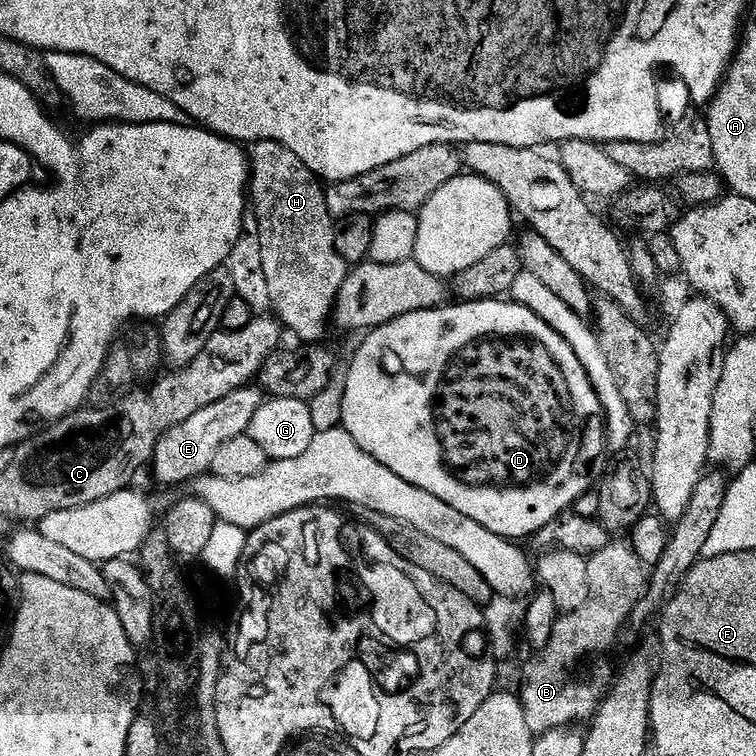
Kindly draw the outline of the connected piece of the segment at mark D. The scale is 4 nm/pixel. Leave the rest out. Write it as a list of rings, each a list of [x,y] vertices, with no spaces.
[[[508,298],[452,302],[442,308],[431,308],[414,314],[406,314],[402,318],[394,318],[380,328],[371,329],[365,336],[368,337],[361,342],[360,349],[357,350],[356,357],[353,358],[352,365],[349,366],[348,372],[346,371],[344,376],[346,394],[342,398],[342,427],[345,432],[350,434],[350,438],[354,438],[354,442],[358,442],[358,446],[362,446],[362,450],[366,450],[366,454],[370,454],[375,460],[382,462],[382,466],[394,470],[394,474],[398,474],[398,478],[406,478],[406,482],[426,490],[426,494],[434,494],[434,498],[442,498],[442,502],[446,502],[446,506],[454,506],[454,510],[458,510],[458,514],[466,514],[466,518],[474,518],[474,522],[478,522],[478,526],[486,526],[486,530],[504,536],[513,542],[523,541],[523,536],[525,538],[535,536],[538,530],[542,530],[542,526],[546,526],[551,520],[557,520],[560,513],[571,509],[573,502],[583,492],[589,491],[588,467],[599,458],[600,451],[603,450],[604,452],[606,448],[605,410],[590,382],[590,378],[586,374],[586,370],[582,370],[582,362],[578,362],[578,354],[574,354],[574,350],[570,350],[570,342],[566,342],[566,338],[562,338],[557,332],[550,330],[550,326],[546,326],[546,322],[542,322],[542,318],[538,318],[538,314],[534,314],[534,310],[530,310]]]

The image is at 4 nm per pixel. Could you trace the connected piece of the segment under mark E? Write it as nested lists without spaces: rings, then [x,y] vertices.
[[[249,386],[226,394],[222,402],[214,402],[214,406],[206,406],[206,410],[198,410],[198,414],[186,418],[186,422],[168,429],[166,435],[156,444],[156,452],[150,461],[150,468],[156,471],[157,478],[164,484],[187,485],[197,476],[205,475],[211,469],[214,454],[218,454],[218,449],[224,443],[230,442],[230,438],[238,438],[247,433],[261,403],[261,389]]]

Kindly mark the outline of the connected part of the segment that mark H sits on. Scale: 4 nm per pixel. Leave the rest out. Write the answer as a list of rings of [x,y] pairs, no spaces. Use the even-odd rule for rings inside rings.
[[[257,140],[255,143],[251,145],[250,148],[250,204],[251,207],[254,209],[256,214],[256,221],[258,222],[258,234],[262,238],[262,266],[266,269],[266,282],[270,282],[270,302],[272,303],[272,312],[274,313],[277,320],[280,321],[281,325],[285,329],[288,328],[290,331],[293,332],[294,335],[297,336],[297,341],[300,342],[320,342],[323,341],[325,338],[324,335],[328,332],[328,322],[330,326],[330,321],[333,319],[334,316],[334,309],[336,307],[336,299],[338,298],[338,292],[342,290],[342,282],[347,278],[348,273],[350,271],[350,266],[344,259],[342,258],[342,254],[338,254],[338,250],[334,246],[334,234],[336,233],[336,229],[334,227],[334,217],[331,216],[328,212],[328,207],[326,206],[326,198],[324,197],[325,189],[318,183],[318,177],[308,169],[306,166],[306,162],[302,162],[302,158],[298,158],[298,154],[294,154],[294,150],[290,150],[285,144],[279,144],[278,142],[274,142],[273,140]]]

